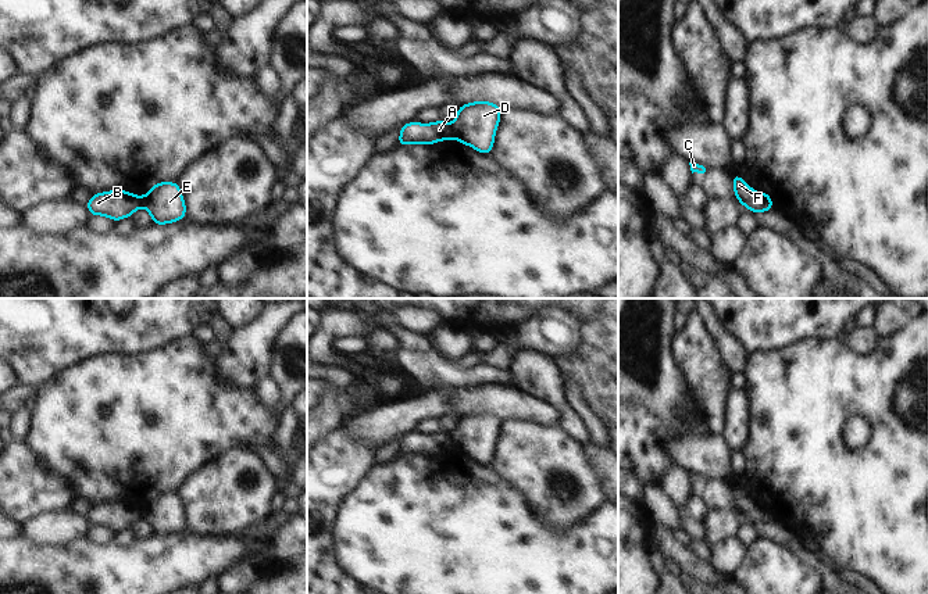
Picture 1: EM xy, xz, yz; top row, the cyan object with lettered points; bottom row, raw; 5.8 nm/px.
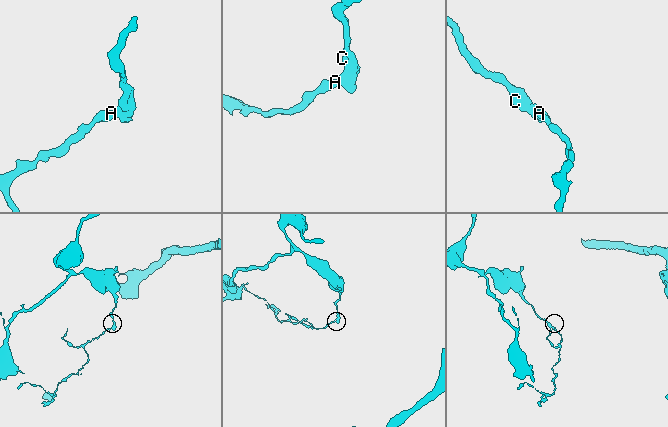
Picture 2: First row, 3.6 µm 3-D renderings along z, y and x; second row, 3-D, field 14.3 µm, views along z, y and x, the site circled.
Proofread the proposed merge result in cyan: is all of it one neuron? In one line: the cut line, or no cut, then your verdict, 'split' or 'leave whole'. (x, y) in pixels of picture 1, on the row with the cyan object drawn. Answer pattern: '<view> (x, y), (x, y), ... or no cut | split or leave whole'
xz (452, 125), (456, 138) | split

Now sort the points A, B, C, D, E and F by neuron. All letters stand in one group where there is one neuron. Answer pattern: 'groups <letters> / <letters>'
groups A B / C D E F

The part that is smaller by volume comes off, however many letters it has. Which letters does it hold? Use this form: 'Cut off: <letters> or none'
Cut off: A, B

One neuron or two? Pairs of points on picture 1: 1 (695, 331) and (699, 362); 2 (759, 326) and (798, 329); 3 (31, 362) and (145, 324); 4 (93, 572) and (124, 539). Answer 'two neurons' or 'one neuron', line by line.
1: one neuron
2: one neuron
3: one neuron
4: two neurons

